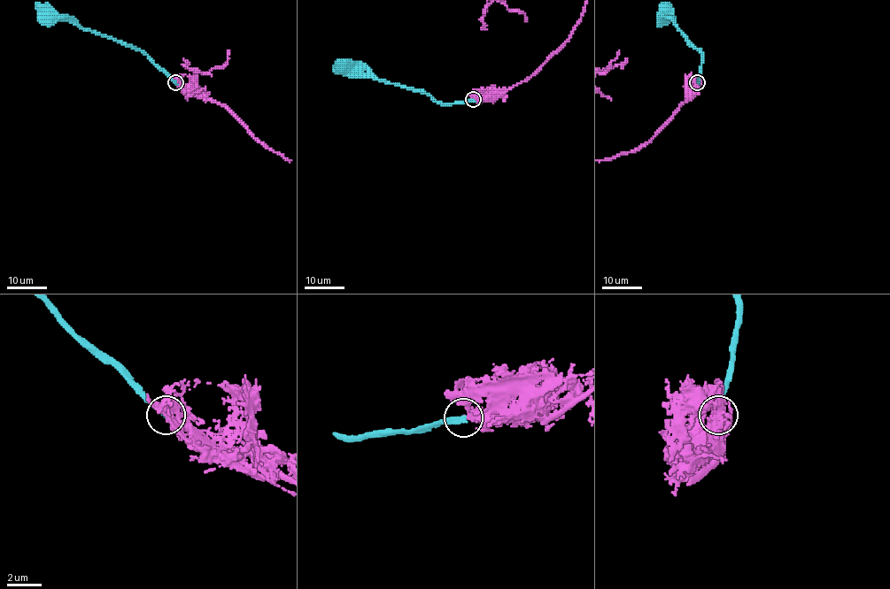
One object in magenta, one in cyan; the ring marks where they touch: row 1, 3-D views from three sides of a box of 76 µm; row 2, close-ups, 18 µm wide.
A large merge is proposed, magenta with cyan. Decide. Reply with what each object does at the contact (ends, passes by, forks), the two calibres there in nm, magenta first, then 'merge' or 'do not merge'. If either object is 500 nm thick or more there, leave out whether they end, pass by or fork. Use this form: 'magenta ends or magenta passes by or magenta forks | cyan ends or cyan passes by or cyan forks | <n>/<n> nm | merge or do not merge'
magenta forks | cyan ends | 150/320 nm | do not merge

